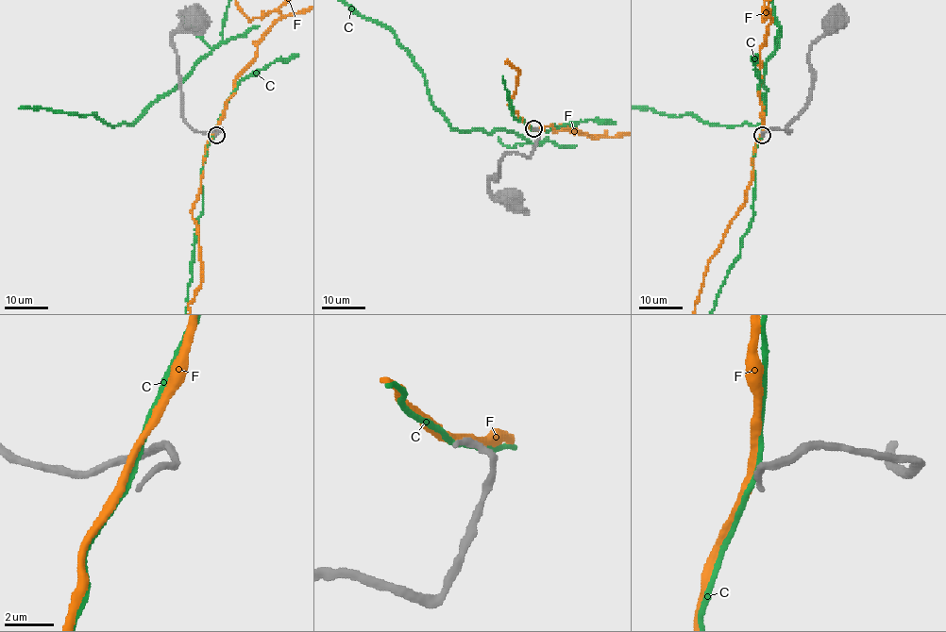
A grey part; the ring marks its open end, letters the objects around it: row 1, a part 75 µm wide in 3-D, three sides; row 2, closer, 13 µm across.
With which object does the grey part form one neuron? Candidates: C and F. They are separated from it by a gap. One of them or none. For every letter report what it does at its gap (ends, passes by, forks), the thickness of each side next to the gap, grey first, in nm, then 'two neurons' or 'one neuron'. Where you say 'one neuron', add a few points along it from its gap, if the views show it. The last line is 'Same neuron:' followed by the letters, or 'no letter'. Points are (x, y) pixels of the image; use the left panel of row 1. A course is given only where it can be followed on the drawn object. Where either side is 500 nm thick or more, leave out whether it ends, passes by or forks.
C: it passes by; calibres 240 and 200 nm; two neurons
F: it passes by; calibres 240 and 360 nm; two neurons
Same neuron: no letter

